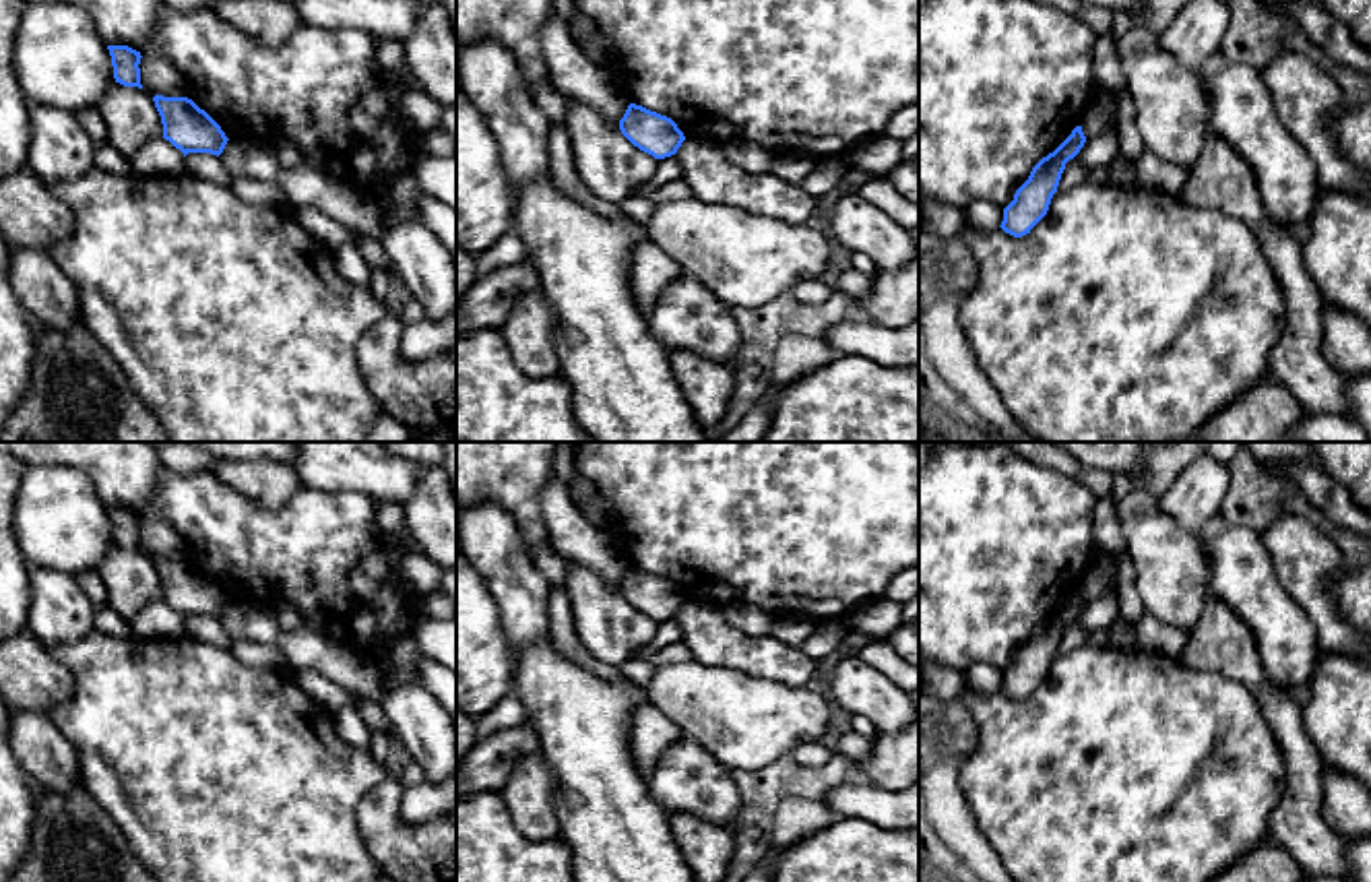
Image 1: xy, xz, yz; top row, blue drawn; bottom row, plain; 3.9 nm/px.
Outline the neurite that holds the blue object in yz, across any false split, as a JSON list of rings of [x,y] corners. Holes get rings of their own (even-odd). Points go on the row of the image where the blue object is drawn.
[[[1082,126],[1030,171],[1028,180],[1016,190],[1014,200],[1003,209],[1001,229],[1014,238],[1030,233],[1030,229],[1047,215],[1053,194],[1057,192],[1065,163],[1084,147]]]

